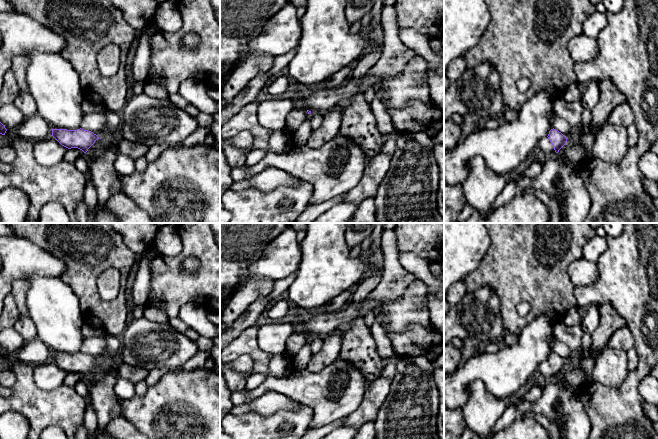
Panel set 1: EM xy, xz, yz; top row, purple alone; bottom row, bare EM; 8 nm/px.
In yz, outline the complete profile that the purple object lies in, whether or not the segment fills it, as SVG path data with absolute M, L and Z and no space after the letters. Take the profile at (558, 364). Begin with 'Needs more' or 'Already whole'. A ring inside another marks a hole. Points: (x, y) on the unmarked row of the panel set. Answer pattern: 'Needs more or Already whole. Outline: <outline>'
Needs more. Outline: M551 353L547 361L543 361L537 368L536 375L540 379L554 380L566 368L567 362L558 354Z

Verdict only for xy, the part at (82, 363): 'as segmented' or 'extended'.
extended

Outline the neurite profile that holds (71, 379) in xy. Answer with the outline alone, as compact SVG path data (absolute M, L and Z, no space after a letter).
M78 372L68 373L63 381L63 384L69 387L74 387L84 376Z

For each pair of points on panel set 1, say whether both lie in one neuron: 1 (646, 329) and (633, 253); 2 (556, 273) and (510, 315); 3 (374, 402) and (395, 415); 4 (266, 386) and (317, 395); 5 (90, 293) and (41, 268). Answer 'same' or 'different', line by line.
1: same
2: same
3: different
4: same
5: different

